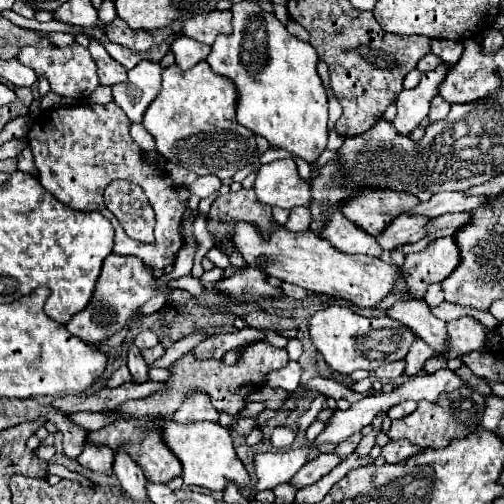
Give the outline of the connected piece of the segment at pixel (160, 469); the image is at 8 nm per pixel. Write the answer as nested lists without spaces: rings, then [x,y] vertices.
[[[118,418],[114,424],[98,430],[98,432],[90,432],[88,442],[104,444],[104,446],[110,446],[112,450],[124,448],[140,464],[140,468],[144,470],[144,474],[150,482],[164,482],[166,484],[172,478],[182,474],[180,460],[166,446],[166,442],[162,442],[162,432],[160,432],[158,418]]]

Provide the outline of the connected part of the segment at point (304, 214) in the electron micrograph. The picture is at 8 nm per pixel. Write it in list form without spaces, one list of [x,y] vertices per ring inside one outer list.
[[[294,208],[290,210],[290,216],[288,216],[288,222],[286,222],[286,228],[290,232],[304,232],[308,230],[312,218],[310,218],[310,210],[308,208]]]

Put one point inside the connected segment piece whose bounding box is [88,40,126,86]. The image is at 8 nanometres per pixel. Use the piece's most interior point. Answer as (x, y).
(110, 72)

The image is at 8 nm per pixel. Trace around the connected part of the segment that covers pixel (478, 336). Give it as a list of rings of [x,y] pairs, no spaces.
[[[470,316],[450,322],[448,334],[450,334],[450,340],[448,340],[448,350],[444,352],[446,358],[458,358],[460,354],[482,348],[482,338],[484,338],[482,324],[478,324]]]

